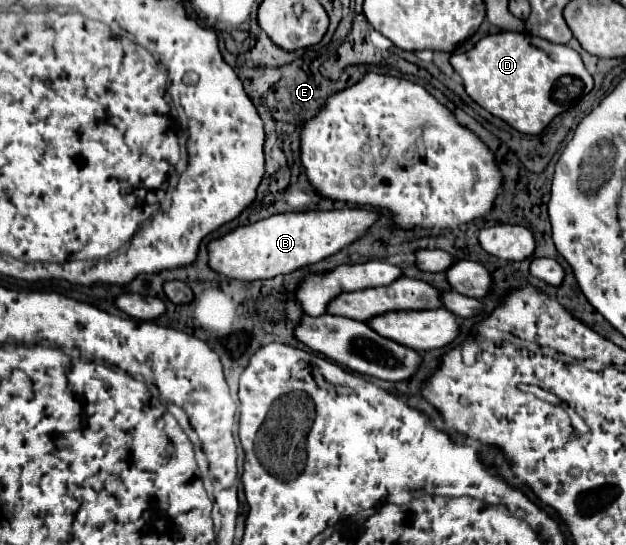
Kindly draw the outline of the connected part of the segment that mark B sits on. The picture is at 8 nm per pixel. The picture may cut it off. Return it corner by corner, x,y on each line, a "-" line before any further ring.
345,207
331,211
299,211
299,213
277,213
261,219
253,225
241,225
213,239
207,245
207,265
229,279
255,281
273,279
275,275
293,273
295,269
323,261
343,247
349,247
355,239
363,237
369,227
379,221
381,213
363,207

